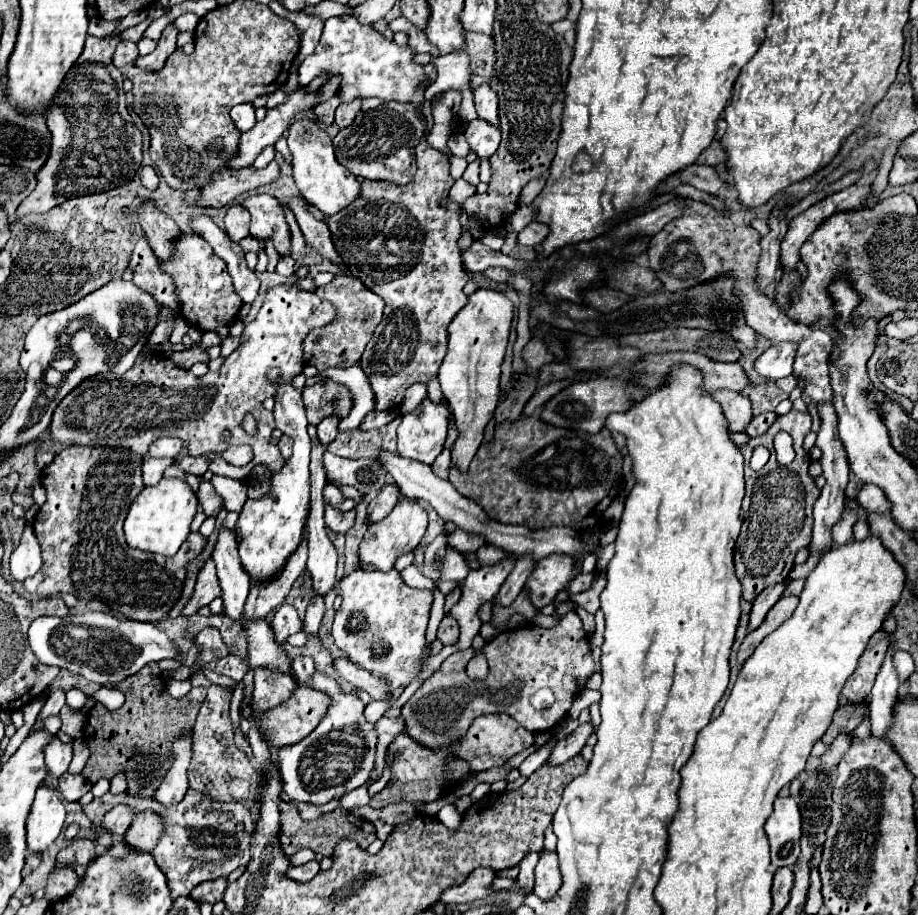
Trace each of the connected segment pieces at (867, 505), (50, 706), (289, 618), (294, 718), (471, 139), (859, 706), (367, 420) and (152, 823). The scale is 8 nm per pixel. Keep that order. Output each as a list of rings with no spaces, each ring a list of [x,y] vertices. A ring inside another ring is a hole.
[[[865,484],[859,492],[859,506],[871,512],[883,512],[883,510],[891,510],[891,502],[887,502],[887,496],[883,494],[883,490]]]
[[[51,690],[49,696],[47,696],[47,700],[45,700],[45,704],[43,704],[43,708],[41,708],[39,718],[57,716],[57,714],[61,712],[63,704],[65,704],[65,694],[63,694],[63,690]]]
[[[283,604],[277,608],[275,616],[273,616],[273,622],[271,622],[271,628],[275,632],[275,638],[279,642],[287,642],[287,638],[291,634],[297,634],[301,632],[303,628],[303,620],[299,618],[297,610],[291,606],[291,604]]]
[[[297,688],[295,694],[291,694],[289,702],[283,702],[283,704],[267,710],[267,712],[263,712],[261,716],[255,714],[255,710],[251,708],[251,700],[247,700],[241,706],[241,714],[247,720],[251,720],[251,718],[255,720],[255,728],[269,742],[271,748],[283,748],[283,746],[301,742],[311,730],[315,730],[315,726],[321,722],[321,718],[327,712],[327,704],[329,704],[327,694],[317,692],[317,690],[309,690],[309,688]]]
[[[475,118],[469,122],[469,126],[465,130],[465,138],[467,138],[471,150],[475,150],[479,158],[491,158],[499,146],[501,132],[497,126],[491,126],[489,122]]]
[[[841,700],[841,702],[839,702],[839,710],[835,712],[835,718],[833,718],[831,726],[827,728],[827,734],[823,734],[821,740],[823,740],[825,744],[831,744],[831,740],[837,736],[839,730],[847,730],[847,732],[855,730],[857,724],[859,724],[861,718],[863,718],[865,708],[867,708],[867,704],[863,704],[863,702],[851,704],[851,702],[847,702],[847,700]]]
[[[369,412],[365,418],[363,418],[363,422],[361,422],[361,426],[359,426],[359,430],[371,430],[371,428],[381,428],[381,426],[385,426],[385,424],[389,424],[391,420],[395,420],[397,418],[397,412]]]
[[[141,812],[141,814],[135,816],[135,820],[129,826],[129,830],[123,836],[123,840],[133,850],[153,852],[153,848],[157,846],[161,834],[163,834],[161,818],[157,814],[153,814],[153,812]]]

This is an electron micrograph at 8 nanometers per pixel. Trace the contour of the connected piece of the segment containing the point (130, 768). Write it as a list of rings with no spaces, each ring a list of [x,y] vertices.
[[[155,662],[147,664],[139,670],[139,674],[119,682],[117,688],[125,694],[125,704],[119,710],[111,712],[103,708],[103,704],[96,703],[91,708],[93,712],[87,716],[83,740],[87,742],[91,756],[81,776],[85,776],[89,782],[97,782],[99,778],[113,778],[115,774],[125,772],[127,792],[147,798],[155,794],[167,770],[171,768],[173,740],[193,730],[199,706],[205,702],[205,688],[191,688],[189,694],[179,700],[171,698]]]

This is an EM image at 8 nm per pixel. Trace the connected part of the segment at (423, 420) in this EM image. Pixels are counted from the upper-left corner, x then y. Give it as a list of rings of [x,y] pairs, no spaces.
[[[425,398],[419,408],[403,414],[397,428],[397,452],[403,458],[433,464],[447,440],[451,410],[447,404],[435,404]]]

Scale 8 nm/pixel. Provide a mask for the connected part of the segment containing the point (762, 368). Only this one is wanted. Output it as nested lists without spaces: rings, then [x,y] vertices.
[[[779,342],[779,346],[771,346],[757,358],[755,370],[769,380],[779,380],[793,372],[793,356],[795,356],[795,344]]]

